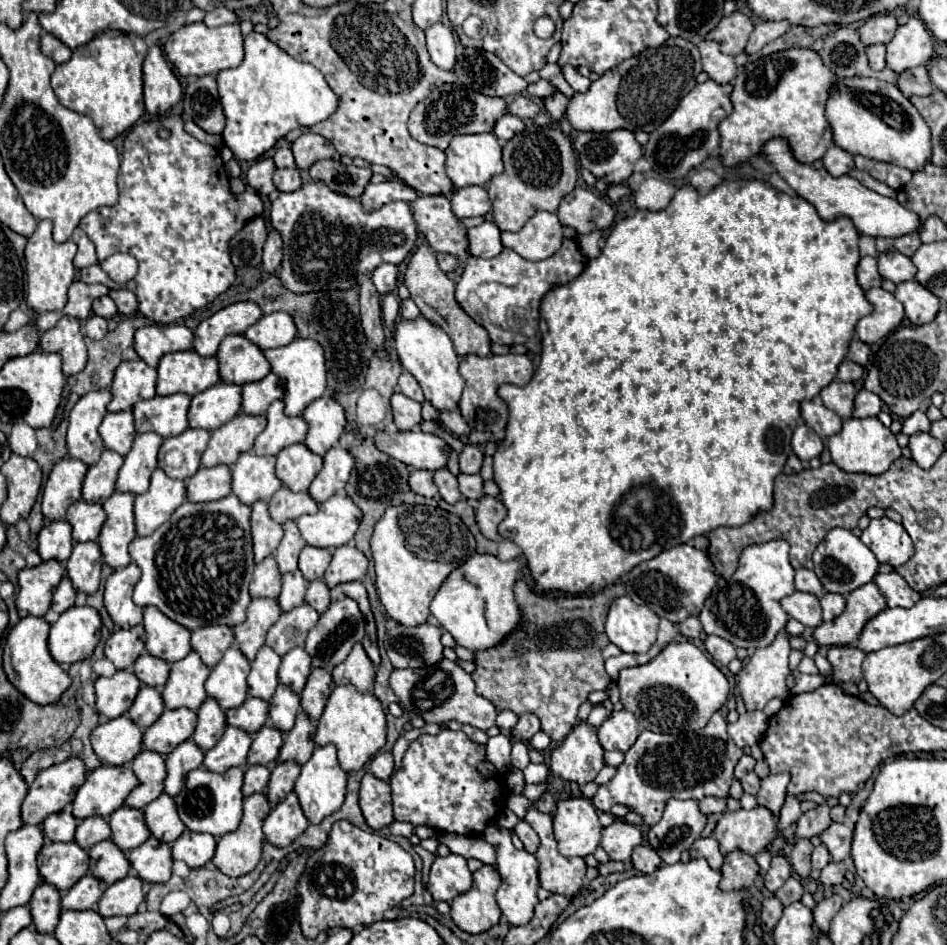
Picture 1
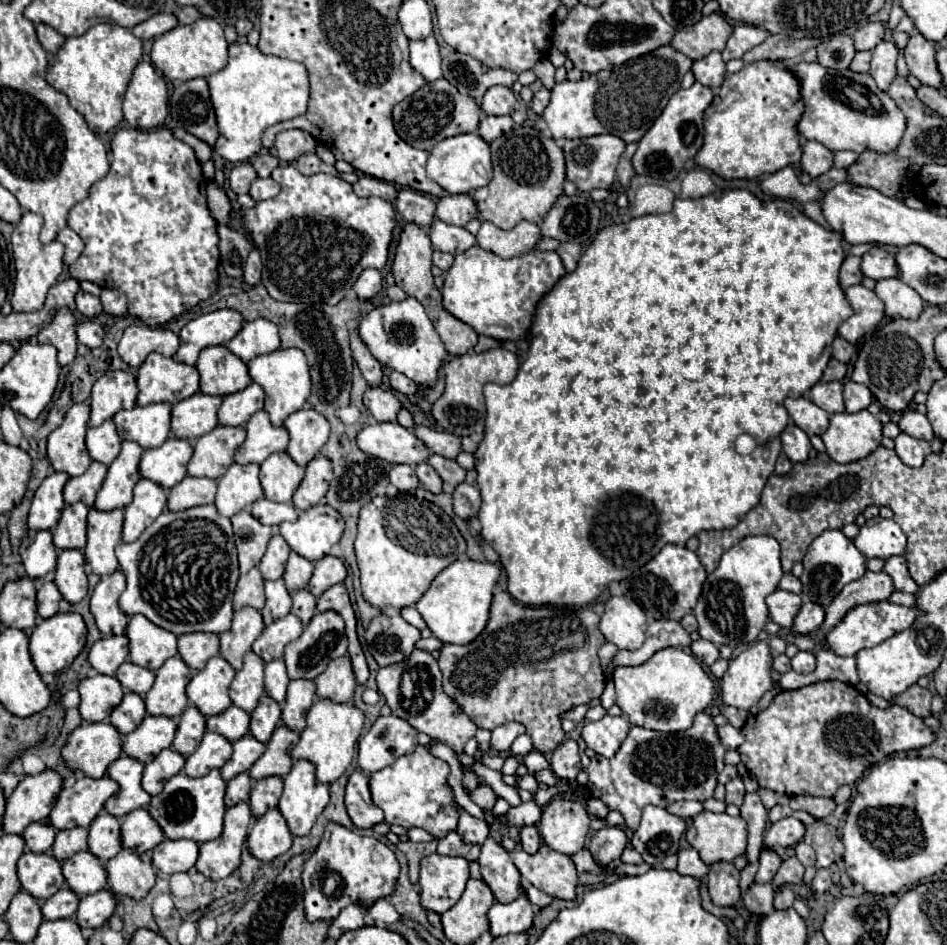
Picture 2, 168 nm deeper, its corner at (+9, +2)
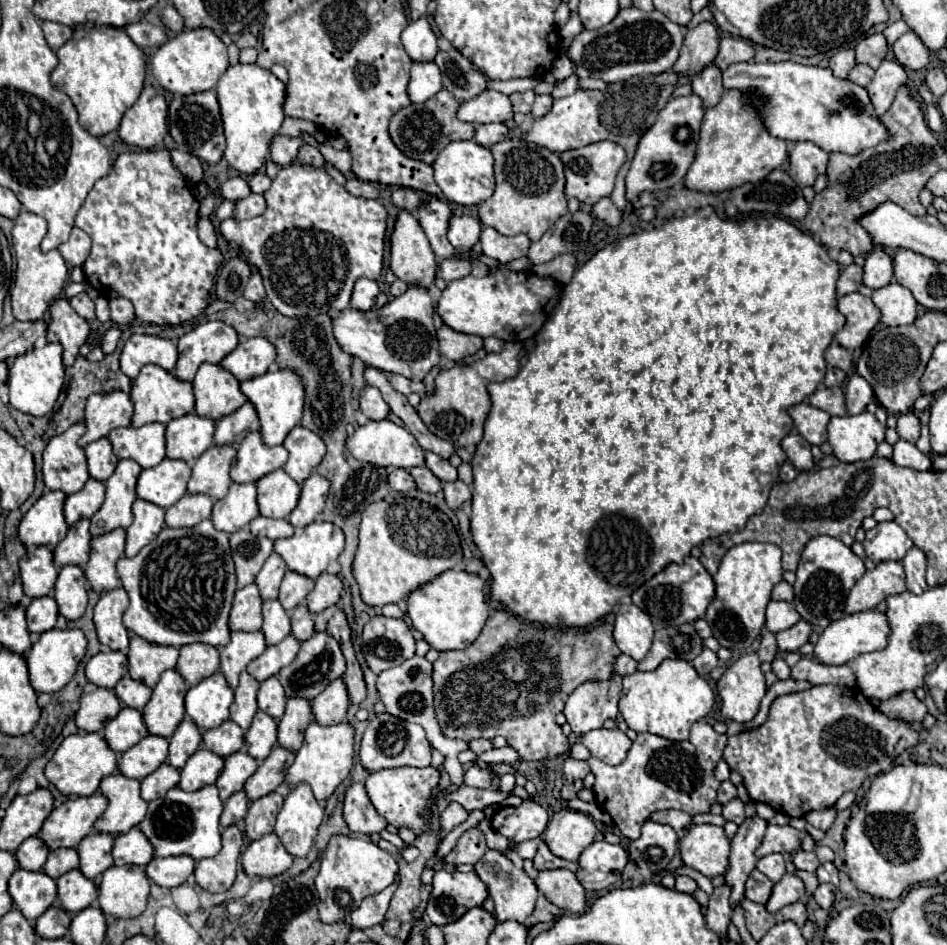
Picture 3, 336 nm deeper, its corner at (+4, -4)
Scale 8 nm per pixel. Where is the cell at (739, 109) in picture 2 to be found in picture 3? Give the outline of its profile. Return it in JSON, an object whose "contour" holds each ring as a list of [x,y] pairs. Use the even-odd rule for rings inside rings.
{"contour":[[[726,90],[722,100],[716,106],[708,108],[704,114],[704,120],[700,126],[700,138],[696,144],[696,158],[694,158],[692,166],[688,168],[688,174],[684,176],[684,186],[690,190],[696,190],[696,192],[726,192],[726,190],[742,186],[744,182],[758,182],[758,180],[766,178],[774,168],[782,166],[786,162],[786,158],[788,158],[788,144],[766,132],[756,106],[744,108],[740,92]]]}

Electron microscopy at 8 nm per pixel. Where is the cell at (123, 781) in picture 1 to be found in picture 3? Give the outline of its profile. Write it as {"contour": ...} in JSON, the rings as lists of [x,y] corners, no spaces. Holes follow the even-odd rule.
{"contour":[[[92,794],[88,798],[68,798],[62,806],[52,810],[46,818],[40,840],[48,850],[76,848],[84,836],[92,832],[94,822],[106,810],[108,800],[102,794]]]}

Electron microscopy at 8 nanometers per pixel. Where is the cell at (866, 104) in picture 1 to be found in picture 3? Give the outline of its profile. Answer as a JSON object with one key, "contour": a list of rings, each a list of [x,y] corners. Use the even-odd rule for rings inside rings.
{"contour":[[[738,62],[728,66],[722,72],[724,88],[736,88],[744,96],[744,106],[754,106],[752,100],[760,100],[758,114],[764,122],[764,128],[782,140],[796,142],[796,140],[810,140],[816,146],[820,146],[824,152],[844,152],[844,154],[858,154],[864,148],[876,146],[878,142],[884,142],[888,138],[888,130],[884,124],[874,116],[872,104],[868,100],[868,92],[850,80],[840,80],[832,76],[830,68],[820,68],[820,66],[804,66],[796,62]]]}

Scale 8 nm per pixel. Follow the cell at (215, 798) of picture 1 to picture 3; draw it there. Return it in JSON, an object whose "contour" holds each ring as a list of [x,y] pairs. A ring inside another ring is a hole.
{"contour":[[[176,786],[168,790],[164,798],[148,802],[148,814],[138,830],[150,840],[156,858],[186,854],[198,862],[200,858],[212,858],[220,852],[220,814],[222,800],[218,798],[216,786],[204,786],[196,792],[184,792]]]}

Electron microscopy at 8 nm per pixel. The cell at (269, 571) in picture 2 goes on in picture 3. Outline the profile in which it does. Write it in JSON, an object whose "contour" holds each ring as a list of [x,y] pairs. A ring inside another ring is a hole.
{"contour":[[[270,554],[268,560],[264,562],[262,570],[256,576],[256,586],[260,590],[262,600],[278,598],[278,588],[280,588],[280,582],[282,582],[284,574],[286,574],[284,560],[278,554]]]}

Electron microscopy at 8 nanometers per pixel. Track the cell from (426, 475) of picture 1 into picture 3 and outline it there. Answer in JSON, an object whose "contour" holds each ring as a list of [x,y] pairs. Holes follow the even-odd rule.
{"contour":[[[390,468],[390,472],[388,472],[388,484],[396,492],[408,492],[410,488],[414,488],[412,476],[408,474],[408,470],[402,470],[402,468]]]}

